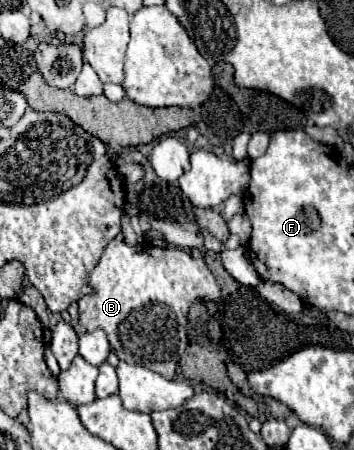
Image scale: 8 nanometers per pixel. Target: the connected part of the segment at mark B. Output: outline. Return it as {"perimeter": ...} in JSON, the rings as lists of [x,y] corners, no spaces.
{"perimeter":[[[120,236],[114,238],[98,266],[90,272],[88,284],[92,286],[92,294],[84,296],[78,300],[78,324],[86,330],[92,332],[96,328],[104,330],[108,334],[112,352],[120,360],[128,360],[146,368],[152,368],[154,372],[160,372],[164,378],[172,380],[178,368],[178,360],[186,350],[188,338],[186,338],[186,316],[188,308],[194,300],[218,300],[220,298],[220,286],[216,284],[212,272],[208,270],[206,262],[202,258],[190,256],[190,252],[180,250],[176,246],[168,248],[154,248],[150,244],[138,244],[138,246],[128,246]]]}

